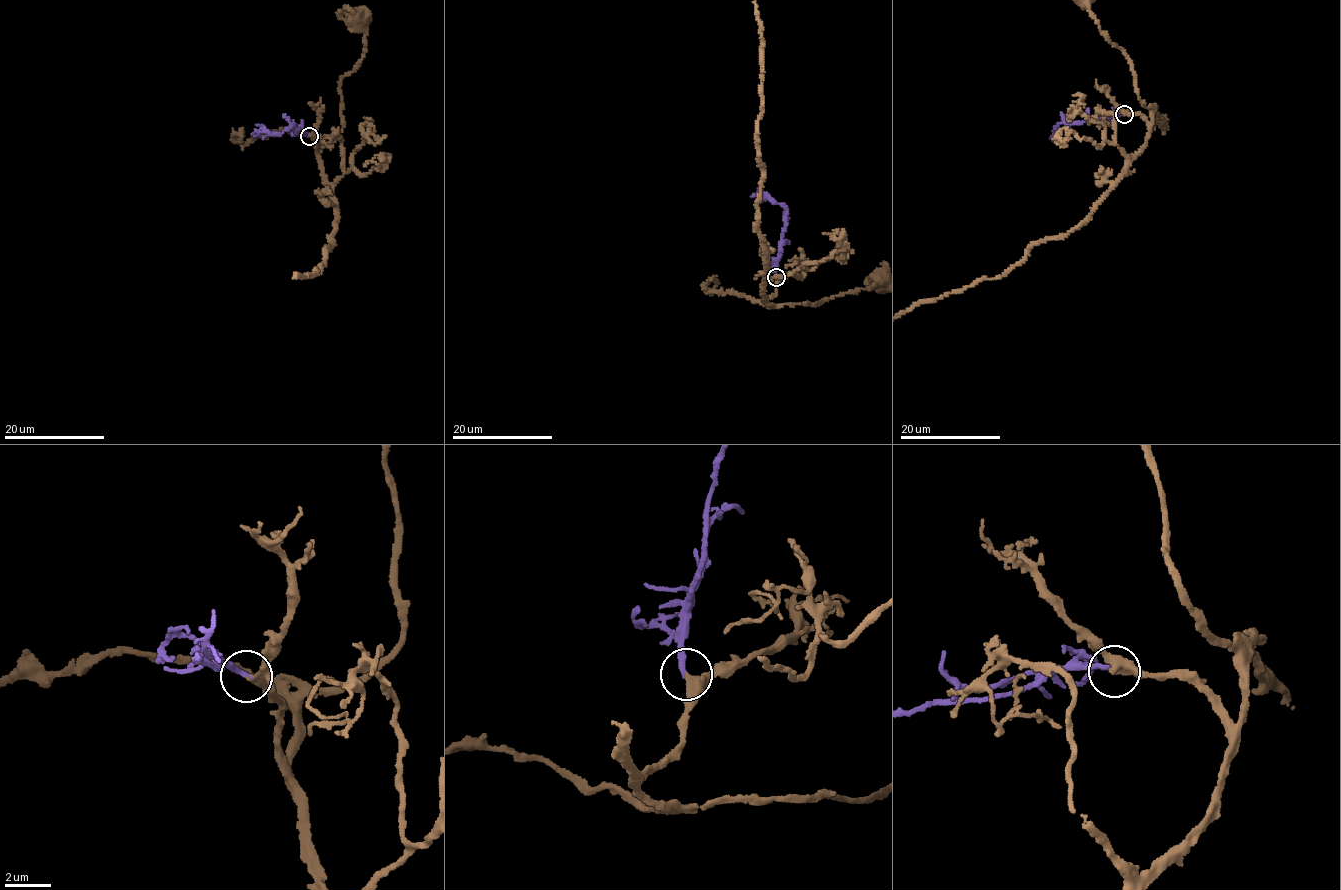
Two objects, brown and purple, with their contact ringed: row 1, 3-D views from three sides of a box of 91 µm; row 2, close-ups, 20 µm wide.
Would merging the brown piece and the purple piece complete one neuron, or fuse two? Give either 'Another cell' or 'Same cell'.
Same cell

